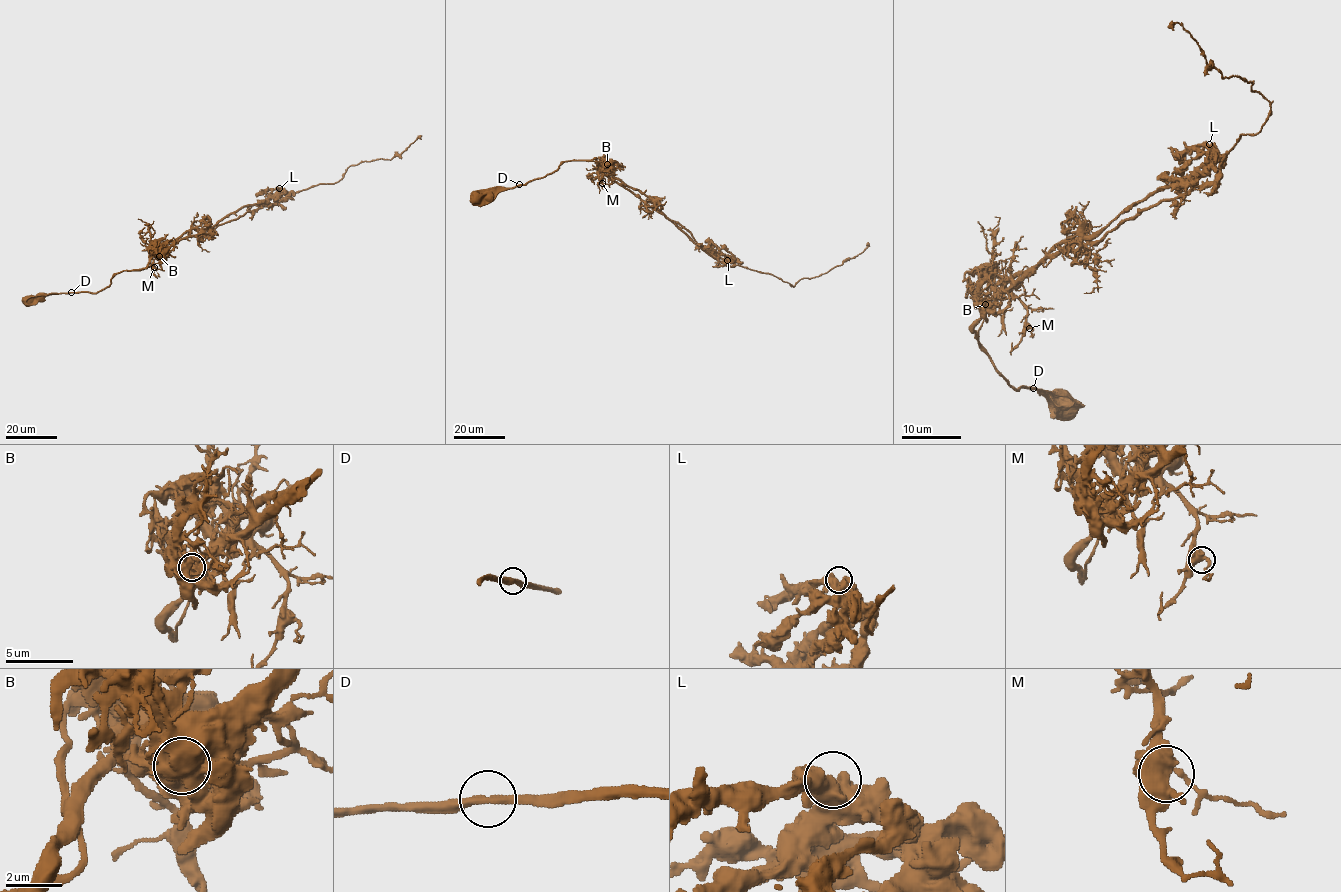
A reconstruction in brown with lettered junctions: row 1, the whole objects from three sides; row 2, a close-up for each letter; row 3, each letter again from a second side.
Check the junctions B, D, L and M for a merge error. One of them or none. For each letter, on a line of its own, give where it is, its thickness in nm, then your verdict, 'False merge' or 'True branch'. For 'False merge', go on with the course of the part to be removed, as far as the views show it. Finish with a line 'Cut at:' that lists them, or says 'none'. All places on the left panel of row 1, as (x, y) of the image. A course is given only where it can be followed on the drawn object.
B: Place: (159, 256). Thickness 1350 nm. False merge. Course of the part to remove: (159, 256), (154, 248), (188, 230), (211, 230), (280, 197), (337, 182), (350, 166), (391, 159), (420, 138)
D: Place: (71, 292). Thickness 340 nm. True branch
L: Place: (279, 188). Thickness 650 nm. True branch
M: Place: (154, 267). Thickness 600 nm. True branch
Cut at: B

